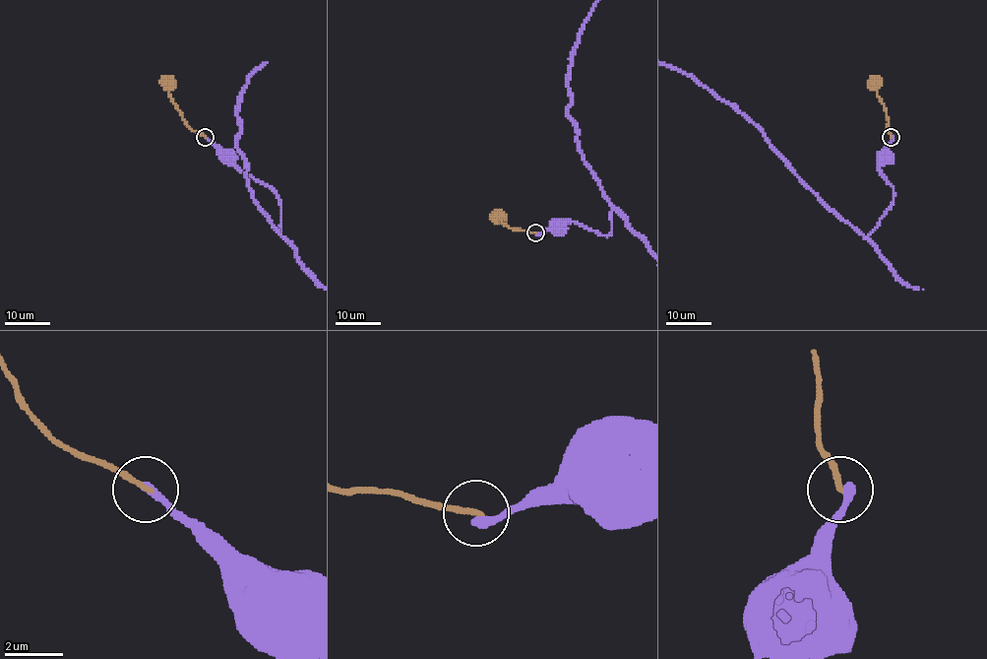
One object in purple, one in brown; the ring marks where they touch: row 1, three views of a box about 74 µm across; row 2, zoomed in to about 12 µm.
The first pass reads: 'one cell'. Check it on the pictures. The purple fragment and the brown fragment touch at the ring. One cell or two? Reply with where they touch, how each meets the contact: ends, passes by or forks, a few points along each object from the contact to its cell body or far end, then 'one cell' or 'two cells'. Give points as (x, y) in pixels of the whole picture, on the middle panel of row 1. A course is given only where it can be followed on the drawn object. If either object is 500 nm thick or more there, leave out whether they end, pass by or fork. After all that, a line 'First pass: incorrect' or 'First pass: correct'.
at (535, 232); purple ends there; brown ends there; purple runs (535, 233), (544, 232), (558, 224); brown runs (535, 233), (514, 230), (499, 217); two cells
First pass: incorrect

